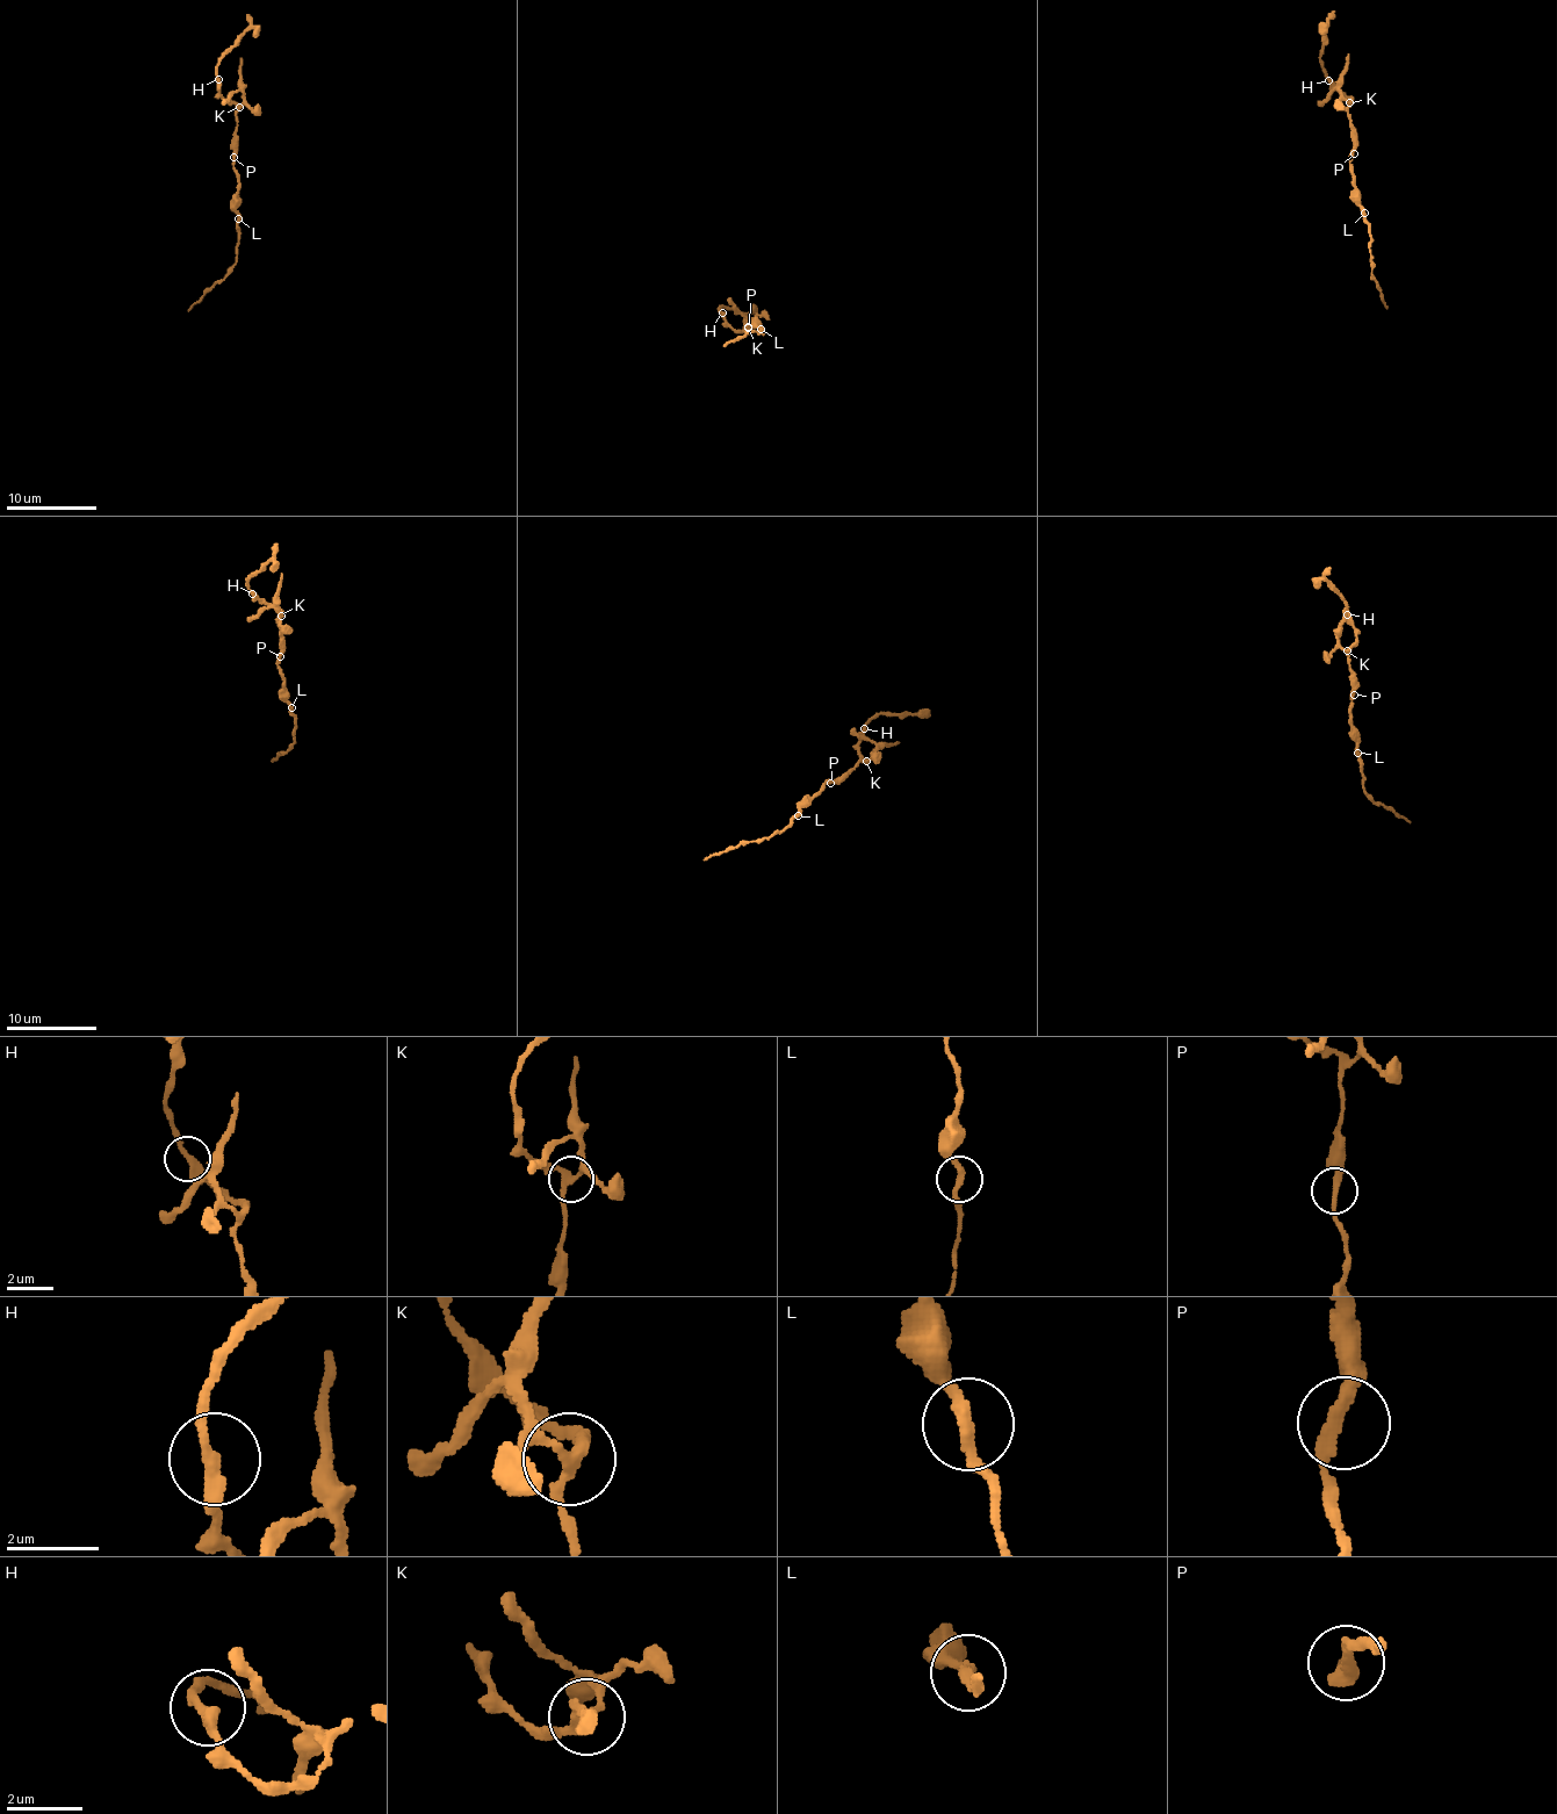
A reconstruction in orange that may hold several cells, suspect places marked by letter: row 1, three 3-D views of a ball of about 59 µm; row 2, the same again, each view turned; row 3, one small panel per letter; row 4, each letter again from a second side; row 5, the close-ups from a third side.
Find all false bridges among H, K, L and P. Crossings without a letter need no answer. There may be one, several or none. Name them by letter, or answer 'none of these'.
K

